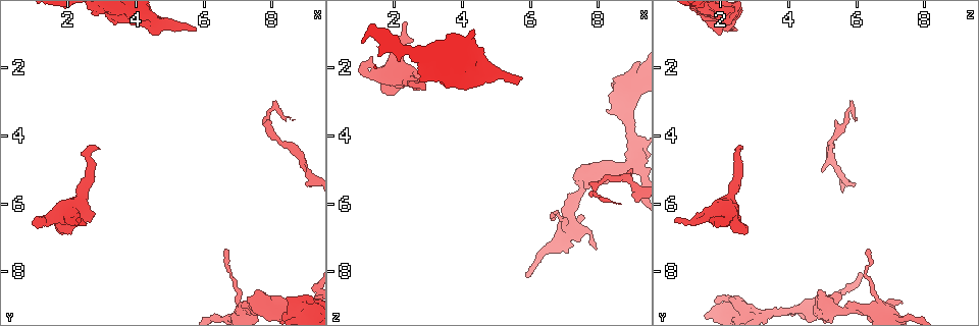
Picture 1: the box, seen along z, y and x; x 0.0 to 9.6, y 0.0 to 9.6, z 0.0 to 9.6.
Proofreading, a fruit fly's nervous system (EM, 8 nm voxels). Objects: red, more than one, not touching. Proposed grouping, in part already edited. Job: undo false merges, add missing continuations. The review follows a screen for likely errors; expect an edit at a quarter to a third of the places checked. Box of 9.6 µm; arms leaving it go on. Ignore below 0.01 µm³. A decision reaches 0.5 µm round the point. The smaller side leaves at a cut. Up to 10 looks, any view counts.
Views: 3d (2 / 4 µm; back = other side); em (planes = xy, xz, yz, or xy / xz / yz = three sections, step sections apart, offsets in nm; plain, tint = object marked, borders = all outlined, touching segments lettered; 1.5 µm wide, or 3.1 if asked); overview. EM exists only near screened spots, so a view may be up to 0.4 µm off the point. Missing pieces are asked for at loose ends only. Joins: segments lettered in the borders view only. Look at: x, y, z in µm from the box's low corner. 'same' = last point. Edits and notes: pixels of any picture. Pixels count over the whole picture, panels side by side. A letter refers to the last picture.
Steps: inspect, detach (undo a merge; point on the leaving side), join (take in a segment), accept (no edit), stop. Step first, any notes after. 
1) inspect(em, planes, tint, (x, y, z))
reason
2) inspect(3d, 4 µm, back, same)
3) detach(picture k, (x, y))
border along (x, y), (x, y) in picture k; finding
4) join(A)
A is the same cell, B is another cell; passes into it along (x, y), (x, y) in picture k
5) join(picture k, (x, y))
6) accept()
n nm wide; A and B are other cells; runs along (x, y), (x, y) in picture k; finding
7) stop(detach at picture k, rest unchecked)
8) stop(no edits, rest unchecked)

inspect(3d, 4 µm, (2.95, 4.35, 2.65))
an open end

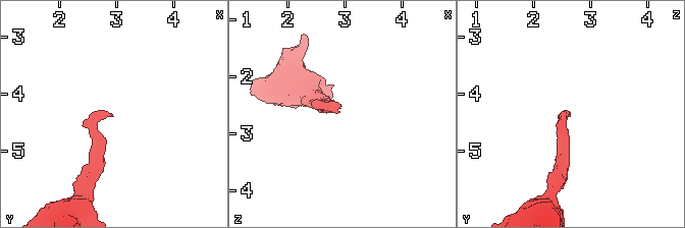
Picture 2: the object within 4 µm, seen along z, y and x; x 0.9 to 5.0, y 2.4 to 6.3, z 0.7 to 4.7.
inspect(em, planes, plain, (2.90, 4.35, 2.60))

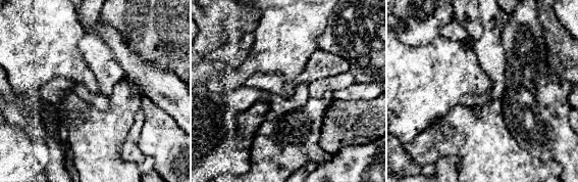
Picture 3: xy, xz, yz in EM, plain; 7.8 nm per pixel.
inspect(em, planes, borders, same)

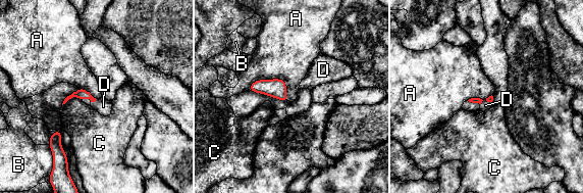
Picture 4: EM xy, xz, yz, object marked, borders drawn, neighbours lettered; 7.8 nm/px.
join(D)
D is the same cell, A, B and C are other cells; passes into it along (81, 93), (94, 101), (103, 106) in picture 4; the neuron continues

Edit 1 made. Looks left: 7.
inspect(3d, 4 µm, (1.80, 6.85, 2.75))
free end

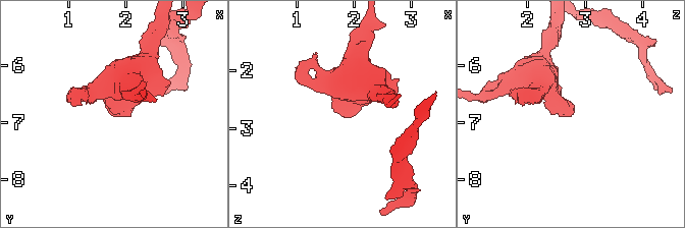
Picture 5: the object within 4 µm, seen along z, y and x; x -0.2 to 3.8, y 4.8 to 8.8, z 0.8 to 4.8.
inspect(em, xy, step 8, borders, (1.80, 6.90, 2.75))

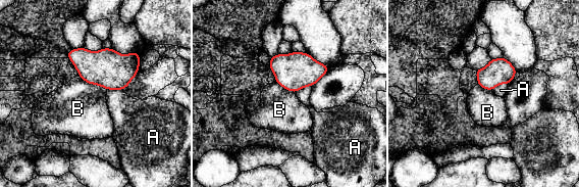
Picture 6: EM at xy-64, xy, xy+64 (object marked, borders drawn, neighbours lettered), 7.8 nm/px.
accept()
A and B are other cells; border along (79, 76), (106, 90) in picture 6; none of them fits

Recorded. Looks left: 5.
inspect(em, planes, plain, (5.65, 0.85, 2.50))
an open end

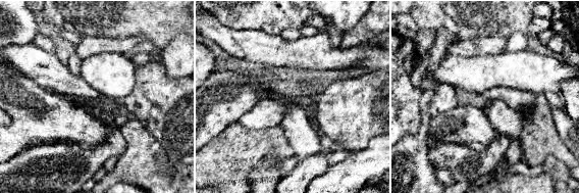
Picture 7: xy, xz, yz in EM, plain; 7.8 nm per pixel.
inspect(em, planes, borders, same)

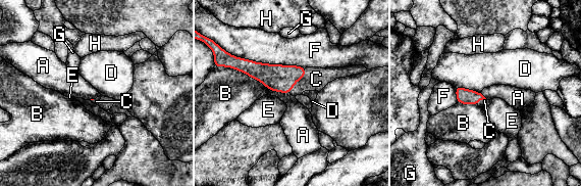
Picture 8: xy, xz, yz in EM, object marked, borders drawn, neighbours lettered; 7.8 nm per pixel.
join(C)
C is the same cell, A, B, D, E, F, G and H are other cells; passes into it along (278, 78), (299, 79), (316, 79) in picture 8; it goes on there

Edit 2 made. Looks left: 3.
inspect(em, planes, borders, (7.05, 8.65, 6.55))
sharp bend

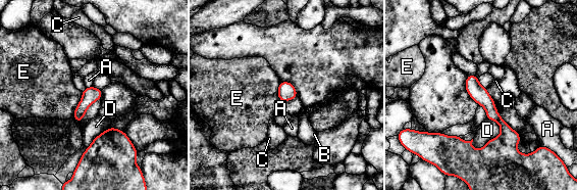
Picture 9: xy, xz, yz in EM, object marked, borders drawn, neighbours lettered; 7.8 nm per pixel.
accept()
140 nm wide; A, B, C, D and E are other cells; border along (478, 79), (478, 82), (485, 88) in picture 9; continuous, no second neuron

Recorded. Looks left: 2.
stop(join at picture 4, join at picture 8, rest unchecked)

